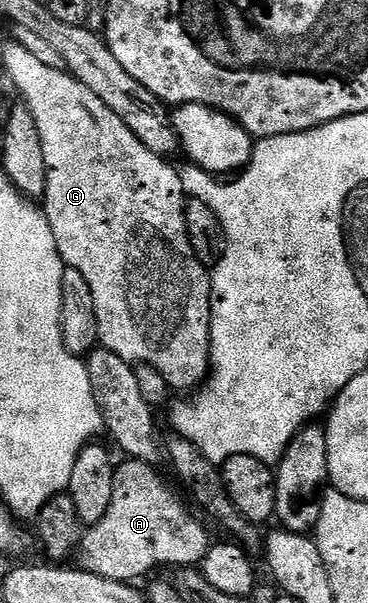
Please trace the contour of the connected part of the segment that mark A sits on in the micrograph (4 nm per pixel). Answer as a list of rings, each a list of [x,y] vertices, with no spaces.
[[[129,458],[117,466],[111,508],[107,508],[107,516],[99,524],[86,529],[79,551],[80,569],[107,580],[133,584],[156,566],[193,568],[205,559],[211,545],[208,532],[153,469],[138,458]]]

